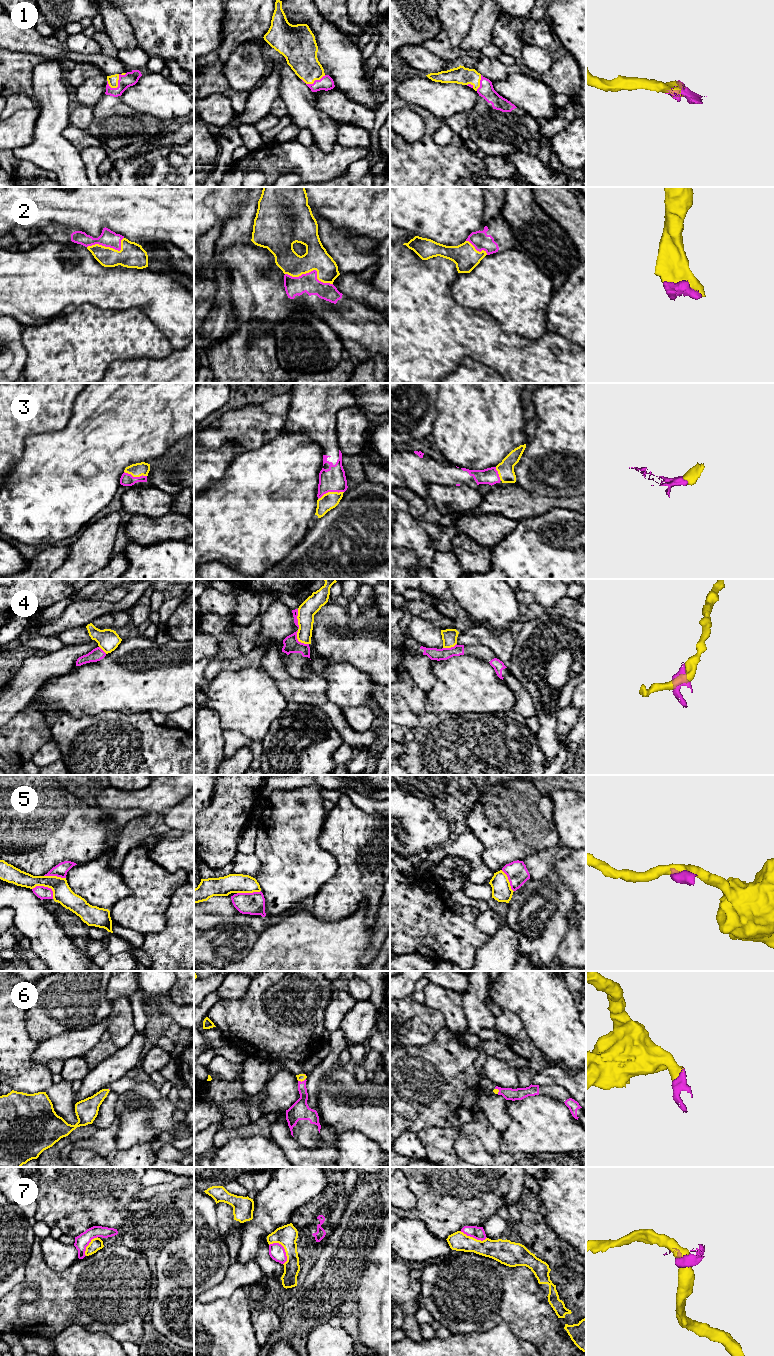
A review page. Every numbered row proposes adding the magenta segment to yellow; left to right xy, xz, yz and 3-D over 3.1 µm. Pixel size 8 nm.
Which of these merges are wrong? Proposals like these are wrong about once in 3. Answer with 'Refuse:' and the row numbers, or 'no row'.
Refuse: 4, 5, 7

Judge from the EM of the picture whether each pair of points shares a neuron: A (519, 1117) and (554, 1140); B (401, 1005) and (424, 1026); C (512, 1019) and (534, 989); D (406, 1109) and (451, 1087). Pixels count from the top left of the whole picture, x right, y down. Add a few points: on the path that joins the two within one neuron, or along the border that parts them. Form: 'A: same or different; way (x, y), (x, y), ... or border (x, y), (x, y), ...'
A: same; way (528, 1117), (532, 1118), (545, 1131)
B: same; way (407, 1010), (418, 1020)
C: different; border (503, 1009), (513, 1011), (524, 1027)
D: same; way (417, 1101), (430, 1089), (440, 1087)

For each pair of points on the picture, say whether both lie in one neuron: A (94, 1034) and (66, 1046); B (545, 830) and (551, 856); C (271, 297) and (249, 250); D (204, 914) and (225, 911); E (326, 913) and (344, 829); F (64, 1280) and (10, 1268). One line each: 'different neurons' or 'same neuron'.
A: same neuron
B: different neurons
C: same neuron
D: same neuron
E: same neuron
F: different neurons

